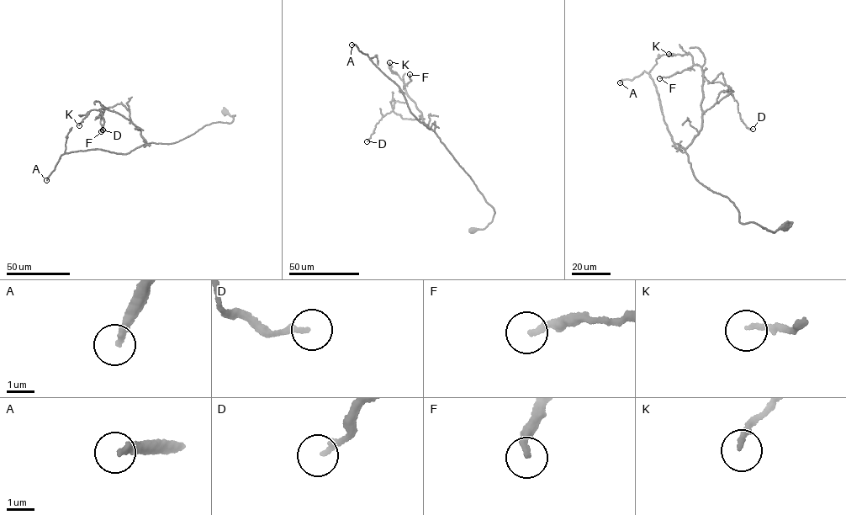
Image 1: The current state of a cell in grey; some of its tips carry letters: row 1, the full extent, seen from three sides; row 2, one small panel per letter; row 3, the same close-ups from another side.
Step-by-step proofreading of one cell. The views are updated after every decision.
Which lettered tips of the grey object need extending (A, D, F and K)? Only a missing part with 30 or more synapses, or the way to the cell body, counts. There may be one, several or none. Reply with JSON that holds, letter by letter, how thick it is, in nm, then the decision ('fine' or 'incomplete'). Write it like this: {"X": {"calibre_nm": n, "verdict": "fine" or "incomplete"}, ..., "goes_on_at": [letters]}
{"A": {"calibre_nm": 240, "verdict": "incomplete"}, "D": {"calibre_nm": 160, "verdict": "fine"}, "F": {"calibre_nm": 200, "verdict": "fine"}, "K": {"calibre_nm": 160, "verdict": "fine"}, "goes_on_at": ["A"]}

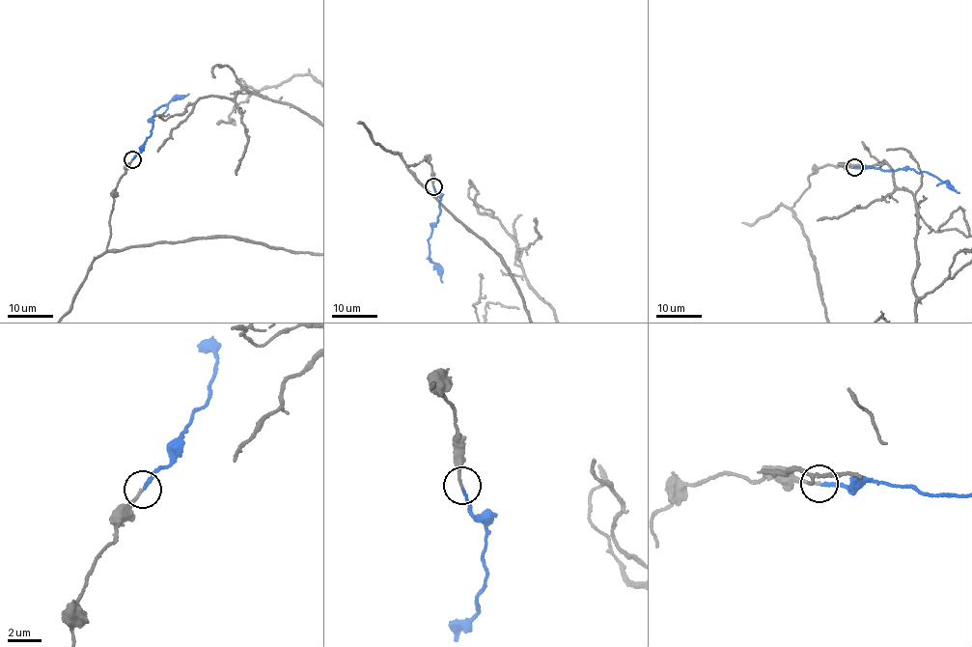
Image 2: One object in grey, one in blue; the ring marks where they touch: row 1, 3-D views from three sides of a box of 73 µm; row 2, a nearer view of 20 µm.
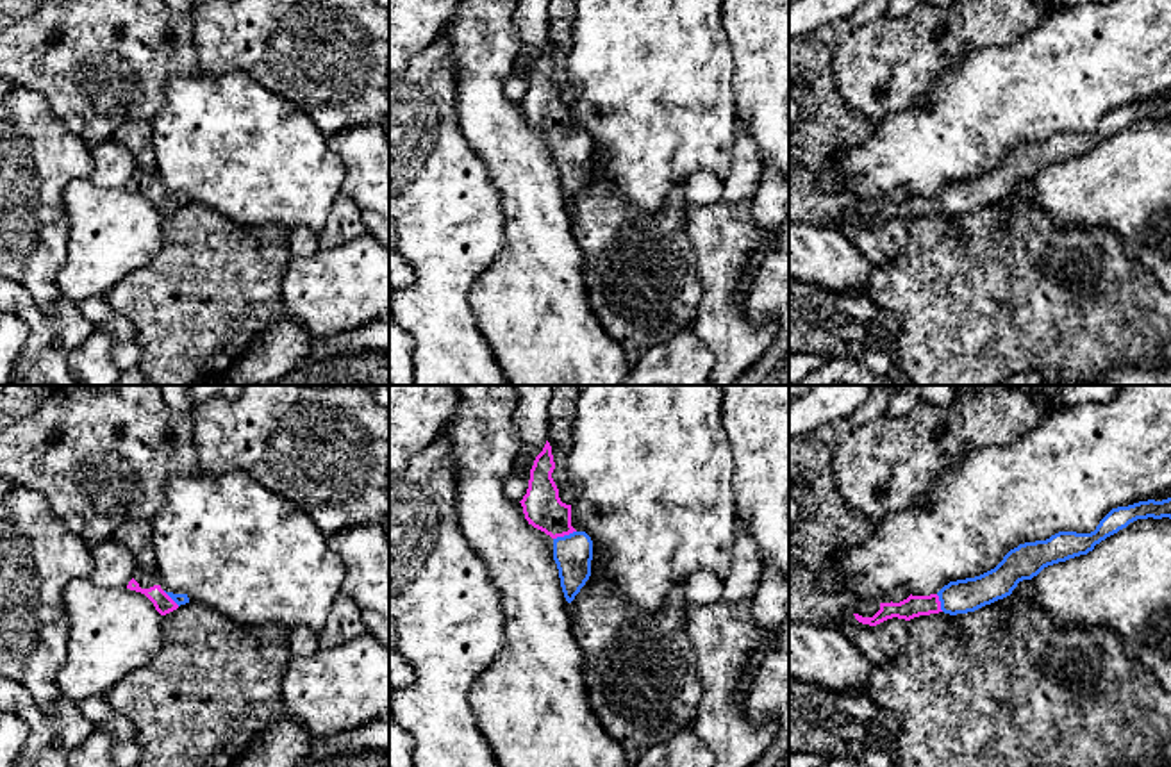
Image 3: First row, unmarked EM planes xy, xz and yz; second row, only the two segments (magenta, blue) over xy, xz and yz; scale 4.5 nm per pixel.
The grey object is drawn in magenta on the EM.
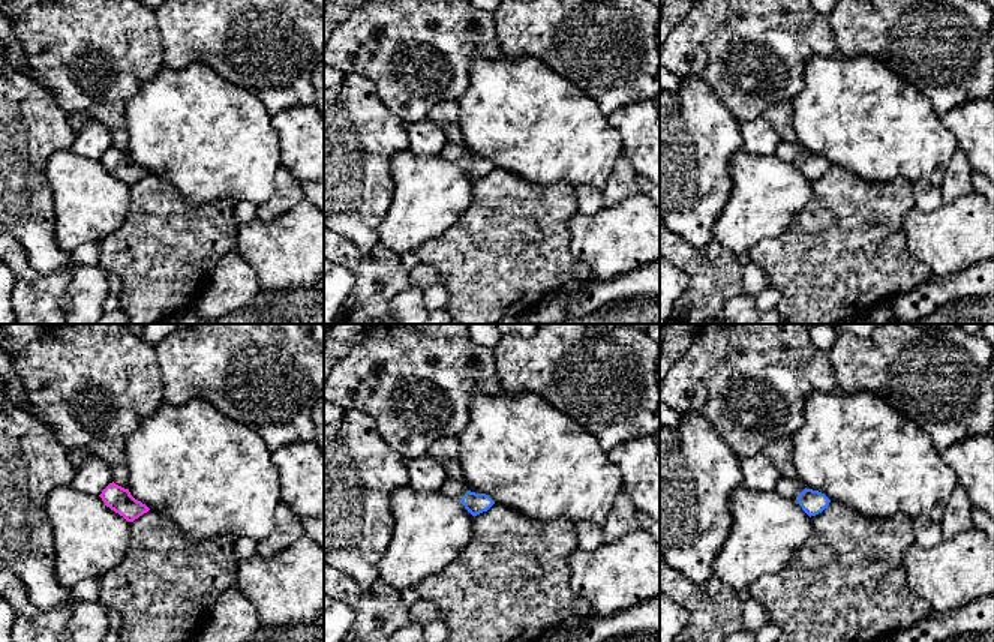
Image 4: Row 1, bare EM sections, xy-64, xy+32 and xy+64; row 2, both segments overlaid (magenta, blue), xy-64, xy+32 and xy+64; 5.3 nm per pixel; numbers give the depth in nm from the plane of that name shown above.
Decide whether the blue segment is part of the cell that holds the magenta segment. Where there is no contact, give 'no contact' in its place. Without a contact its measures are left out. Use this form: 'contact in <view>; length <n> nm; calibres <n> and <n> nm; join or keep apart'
contact in xz; length 110 nm; calibres 180 and 170 nm; join

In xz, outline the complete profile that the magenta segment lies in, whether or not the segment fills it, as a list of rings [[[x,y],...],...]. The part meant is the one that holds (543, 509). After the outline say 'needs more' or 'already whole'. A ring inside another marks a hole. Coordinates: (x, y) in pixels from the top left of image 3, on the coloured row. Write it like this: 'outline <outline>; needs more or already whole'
outline [[[546,441],[530,469],[528,489],[523,499],[525,519],[553,539],[553,560],[568,603],[575,599],[591,576],[593,540],[586,532],[571,526],[571,505],[559,498],[552,478],[555,469],[552,446]]]; needs more

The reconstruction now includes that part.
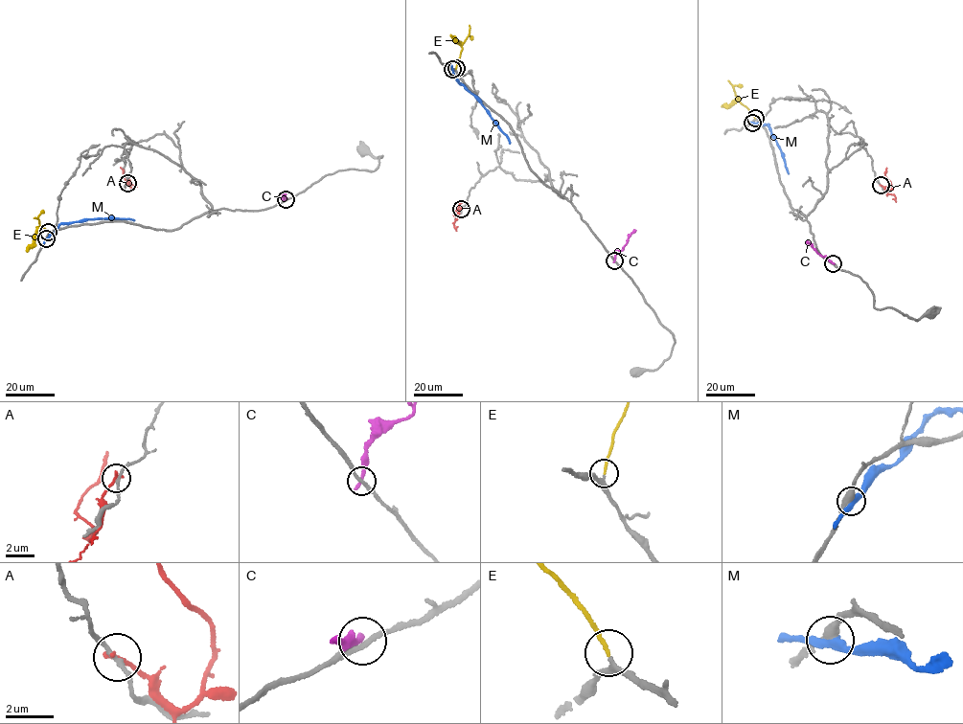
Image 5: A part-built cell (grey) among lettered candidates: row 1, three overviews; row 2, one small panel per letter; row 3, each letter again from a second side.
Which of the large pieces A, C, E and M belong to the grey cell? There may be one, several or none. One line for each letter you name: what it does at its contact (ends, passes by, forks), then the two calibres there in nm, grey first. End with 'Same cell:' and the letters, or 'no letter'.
E: It ends there. Thickness 200 nm (grey) against 150 nm
Same cell: E

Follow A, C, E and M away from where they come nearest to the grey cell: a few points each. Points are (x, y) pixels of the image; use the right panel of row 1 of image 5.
A: (881, 185), (887, 190), (890, 185), (884, 174), (886, 168)
C: (833, 263), (806, 241)
E: (755, 118), (737, 98), (733, 86), (742, 86)
M: (752, 122), (768, 124), (789, 173)

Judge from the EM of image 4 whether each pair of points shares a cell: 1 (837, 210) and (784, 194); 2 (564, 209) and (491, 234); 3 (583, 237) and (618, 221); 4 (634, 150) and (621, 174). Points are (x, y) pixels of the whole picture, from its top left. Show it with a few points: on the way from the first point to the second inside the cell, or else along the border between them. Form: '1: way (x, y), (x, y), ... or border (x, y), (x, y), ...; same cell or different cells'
1: border (810, 182), (811, 198), (786, 228); different cells
2: way (546, 212), (525, 216), (508, 233); same cell
3: way (592, 237), (601, 237), (609, 230); same cell
4: border (622, 155), (637, 174); different cells

